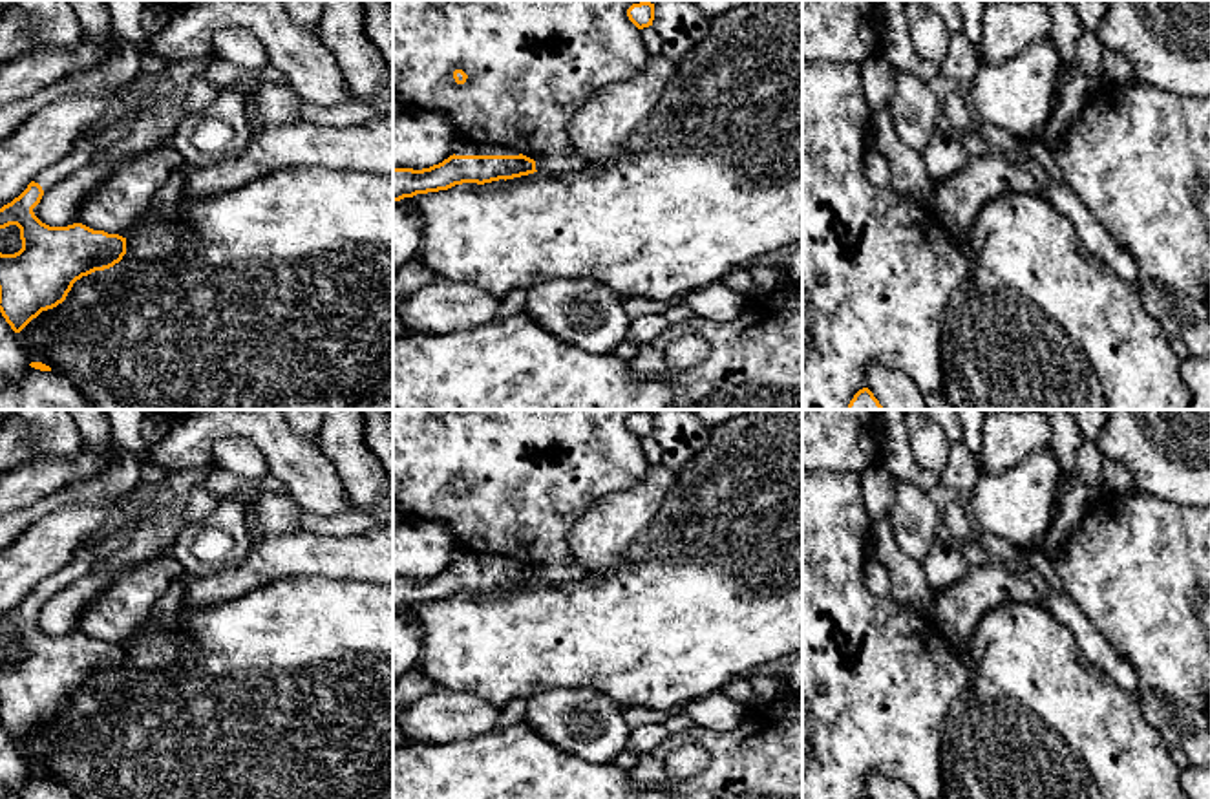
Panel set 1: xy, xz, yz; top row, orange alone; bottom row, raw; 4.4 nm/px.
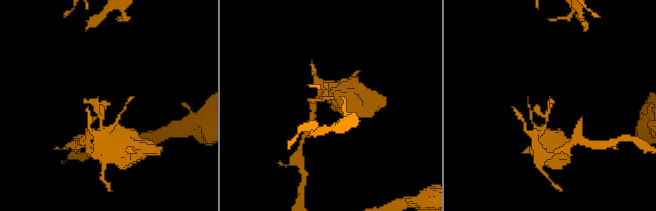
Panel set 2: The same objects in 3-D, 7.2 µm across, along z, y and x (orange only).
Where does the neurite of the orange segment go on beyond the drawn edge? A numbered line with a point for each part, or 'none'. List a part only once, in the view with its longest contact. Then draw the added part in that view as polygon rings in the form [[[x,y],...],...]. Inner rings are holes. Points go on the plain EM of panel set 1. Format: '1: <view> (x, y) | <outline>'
1: xz (470, 558) | [[[468,550],[466,554],[455,559],[455,565],[519,565],[519,561],[501,554],[483,554]]]

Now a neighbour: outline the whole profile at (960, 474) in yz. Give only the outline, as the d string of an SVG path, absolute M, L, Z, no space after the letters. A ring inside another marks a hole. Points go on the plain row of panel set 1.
M963 441L952 442L947 466L939 474L939 485L952 495L969 499L978 475L978 464Z

